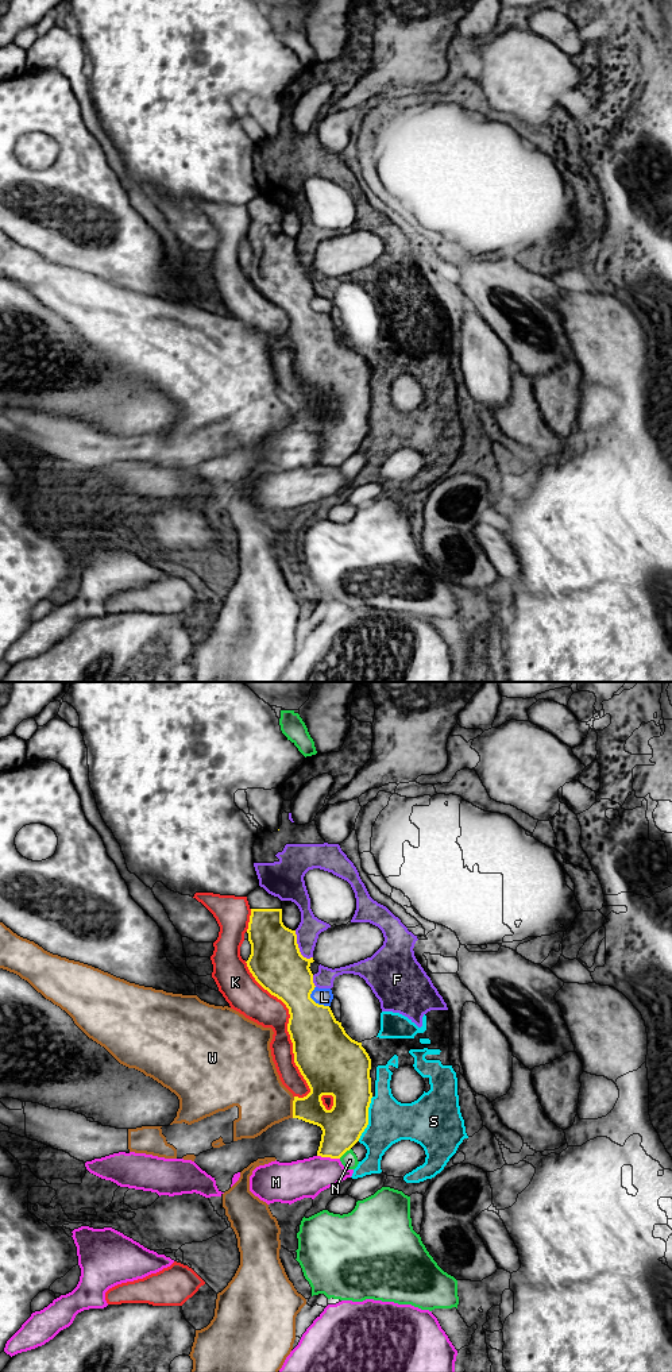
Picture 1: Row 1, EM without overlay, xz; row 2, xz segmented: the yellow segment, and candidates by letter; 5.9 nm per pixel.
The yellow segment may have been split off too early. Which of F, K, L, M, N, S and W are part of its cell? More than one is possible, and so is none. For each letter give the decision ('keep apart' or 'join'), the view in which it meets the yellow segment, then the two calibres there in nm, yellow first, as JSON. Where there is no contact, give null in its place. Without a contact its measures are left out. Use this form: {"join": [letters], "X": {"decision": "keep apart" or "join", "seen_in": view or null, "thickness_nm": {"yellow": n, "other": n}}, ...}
{"join": [], "F": {"decision": "keep apart", "seen_in": "xz", "thickness_nm": {"yellow": 320, "other": 140}}, "K": {"decision": "keep apart", "seen_in": "xz", "thickness_nm": {"yellow": 360, "other": 200}}, "L": {"decision": "keep apart", "seen_in": "xz", "thickness_nm": {"yellow": 320, "other": 100}}, "M": {"decision": "keep apart", "seen_in": "xz", "thickness_nm": {"yellow": 240, "other": 220}}, "N": {"decision": "keep apart", "seen_in": "xz", "thickness_nm": {"yellow": 240, "other": 90}}, "S": {"decision": "keep apart", "seen_in": "xz", "thickness_nm": {"yellow": 260, "other": 260}}, "W": {"decision": "keep apart", "seen_in": "xz", "thickness_nm": {"yellow": 200, "other": 300}}}

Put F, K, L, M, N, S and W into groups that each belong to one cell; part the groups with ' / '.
F S / K / L / M / N / W

